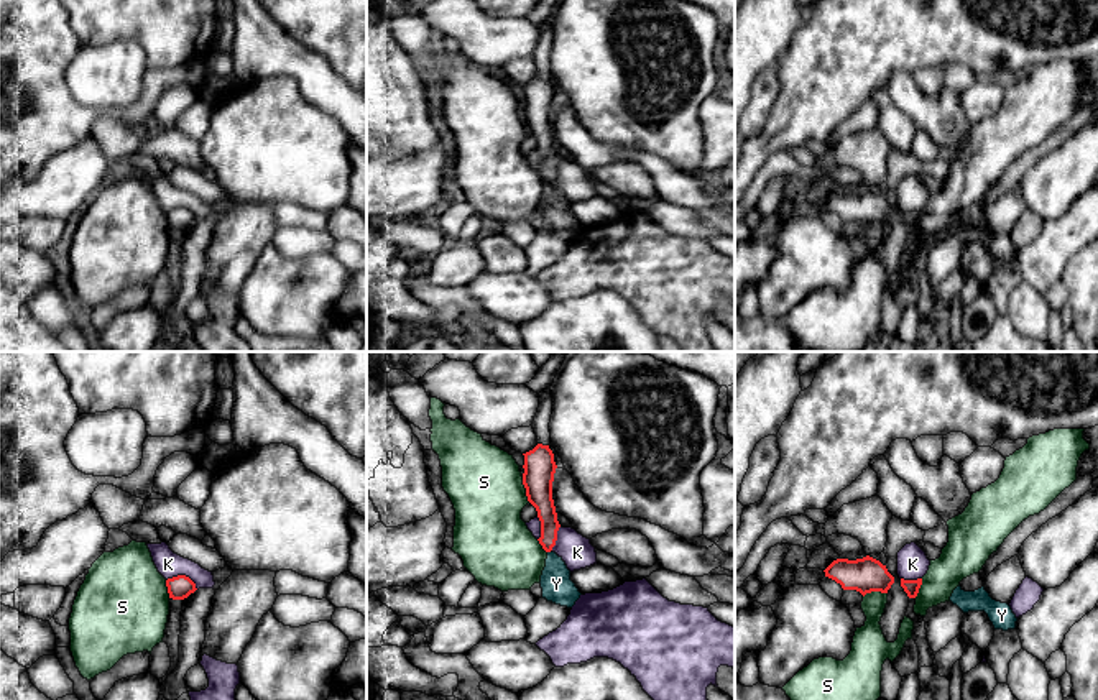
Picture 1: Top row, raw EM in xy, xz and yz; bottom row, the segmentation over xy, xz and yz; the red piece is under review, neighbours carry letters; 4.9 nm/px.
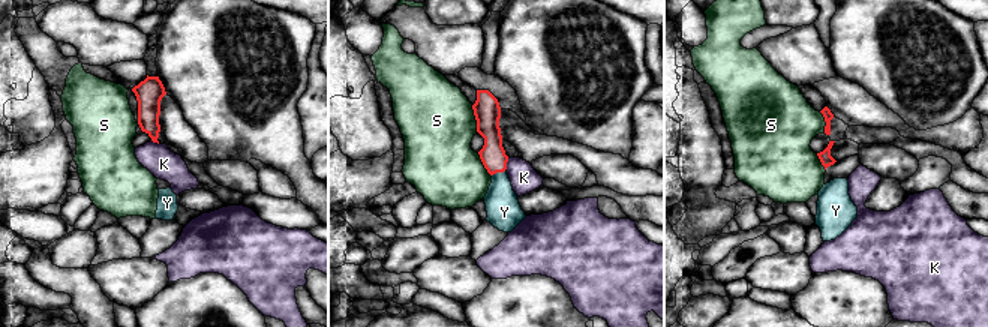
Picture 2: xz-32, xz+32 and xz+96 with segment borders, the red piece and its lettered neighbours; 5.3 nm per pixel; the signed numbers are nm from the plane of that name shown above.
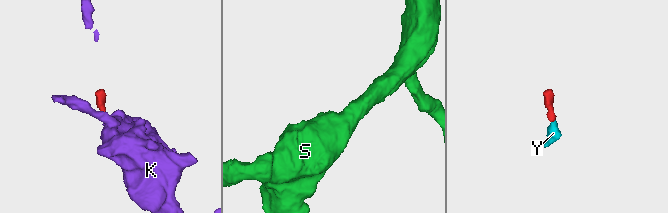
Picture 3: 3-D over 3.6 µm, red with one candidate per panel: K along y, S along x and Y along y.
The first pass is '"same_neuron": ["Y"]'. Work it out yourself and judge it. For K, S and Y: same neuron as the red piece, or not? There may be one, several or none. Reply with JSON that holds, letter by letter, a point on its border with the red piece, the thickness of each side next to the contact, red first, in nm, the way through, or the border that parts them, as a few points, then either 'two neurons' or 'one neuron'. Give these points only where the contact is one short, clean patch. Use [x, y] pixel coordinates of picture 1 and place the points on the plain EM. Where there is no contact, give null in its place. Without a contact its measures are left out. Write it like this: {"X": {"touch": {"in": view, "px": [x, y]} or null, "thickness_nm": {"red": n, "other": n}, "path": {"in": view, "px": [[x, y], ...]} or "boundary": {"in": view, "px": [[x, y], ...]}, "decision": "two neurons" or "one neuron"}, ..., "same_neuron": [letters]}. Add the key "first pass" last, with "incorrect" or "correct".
{"K": {"touch": {"in": "xy", "px": [183, 207]}, "thickness_nm": {"red": 120, "other": 120}, "boundary": {"in": "xy", "px": [[166, 211], [186, 207], [198, 221]]}, "decision": "two neurons"}, "S": {"touch": {"in": "xz", "px": [526, 122]}, "thickness_nm": {"red": 160, "other": 360}, "decision": "two neurons"}, "Y": {"touch": {"in": "xz", "px": [549, 183]}, "thickness_nm": {"red": 100, "other": 150}, "path": {"in": "xz", "px": [[543, 133], [548, 148], [549, 183], [556, 199], [556, 216]]}, "decision": "one neuron"}, "same_neuron": ["Y"], "first pass": "correct"}

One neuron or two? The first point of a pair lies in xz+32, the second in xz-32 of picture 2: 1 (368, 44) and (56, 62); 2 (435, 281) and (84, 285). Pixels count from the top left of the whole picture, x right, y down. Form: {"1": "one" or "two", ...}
{"1": "one", "2": "two"}

